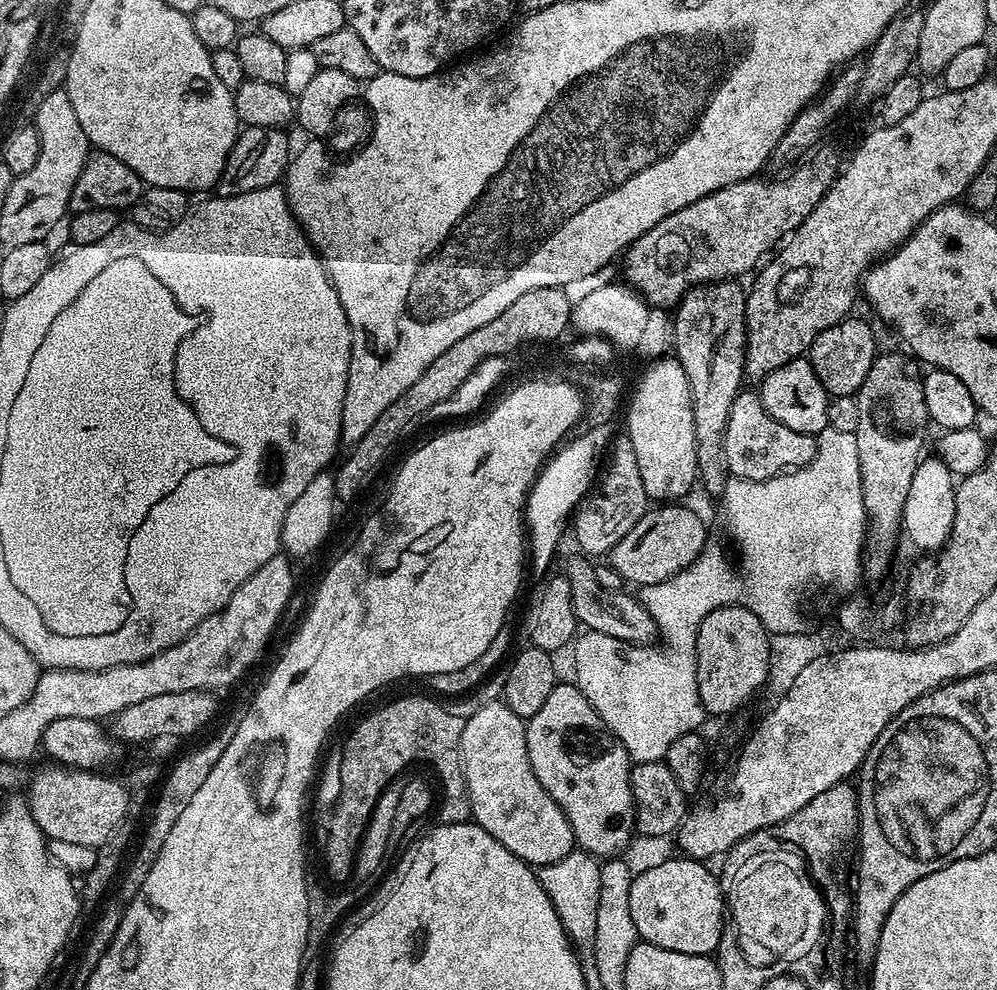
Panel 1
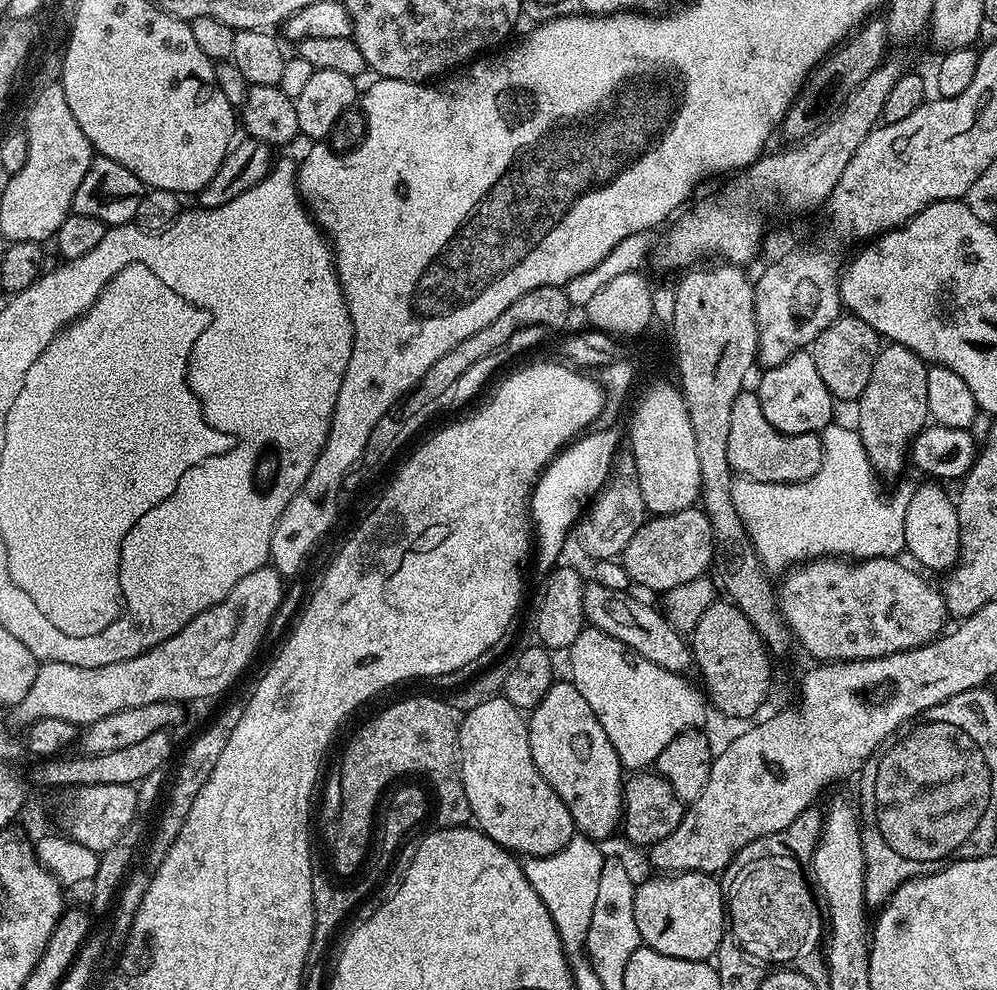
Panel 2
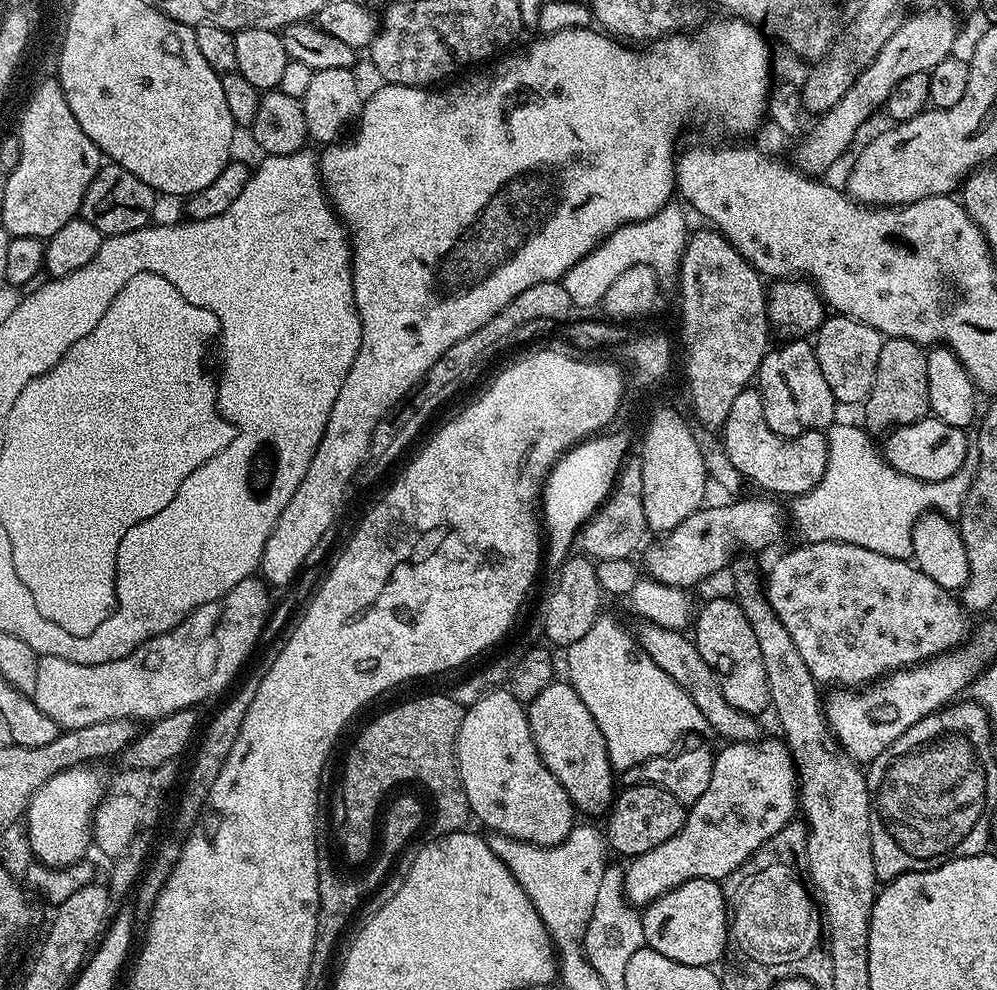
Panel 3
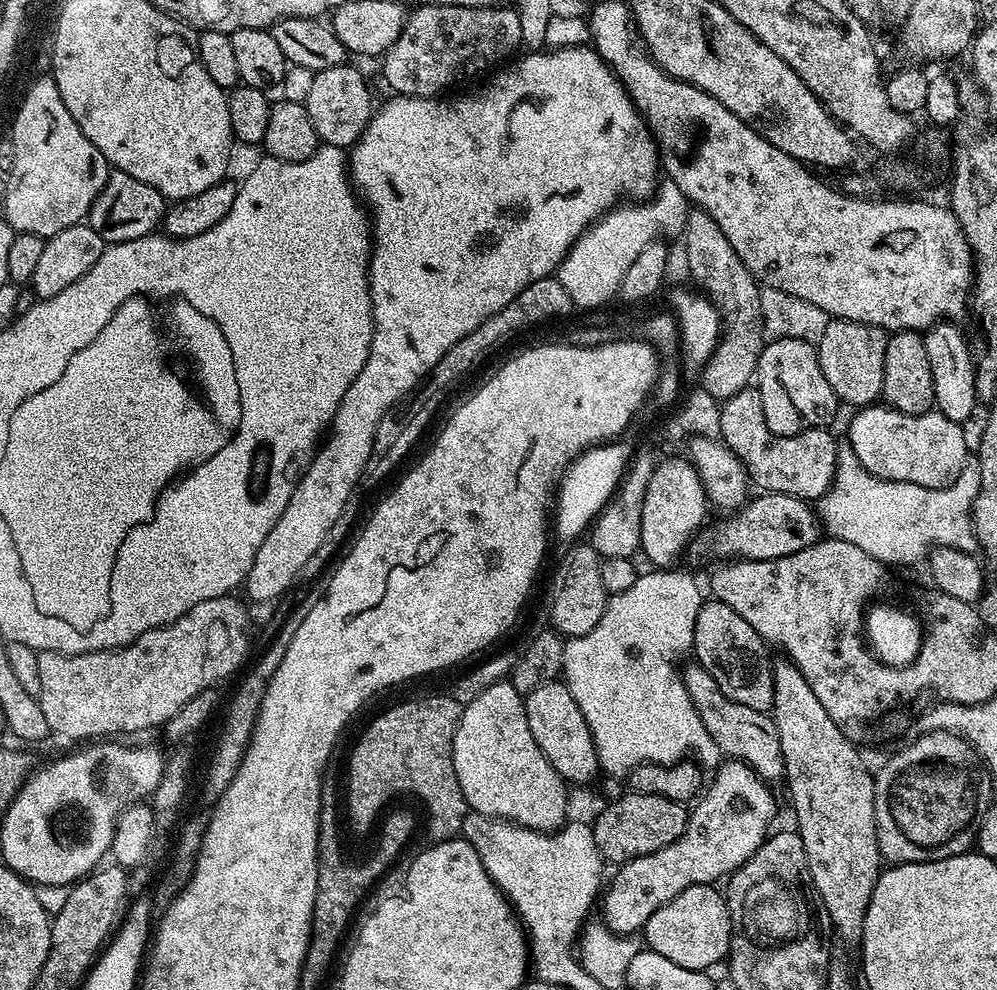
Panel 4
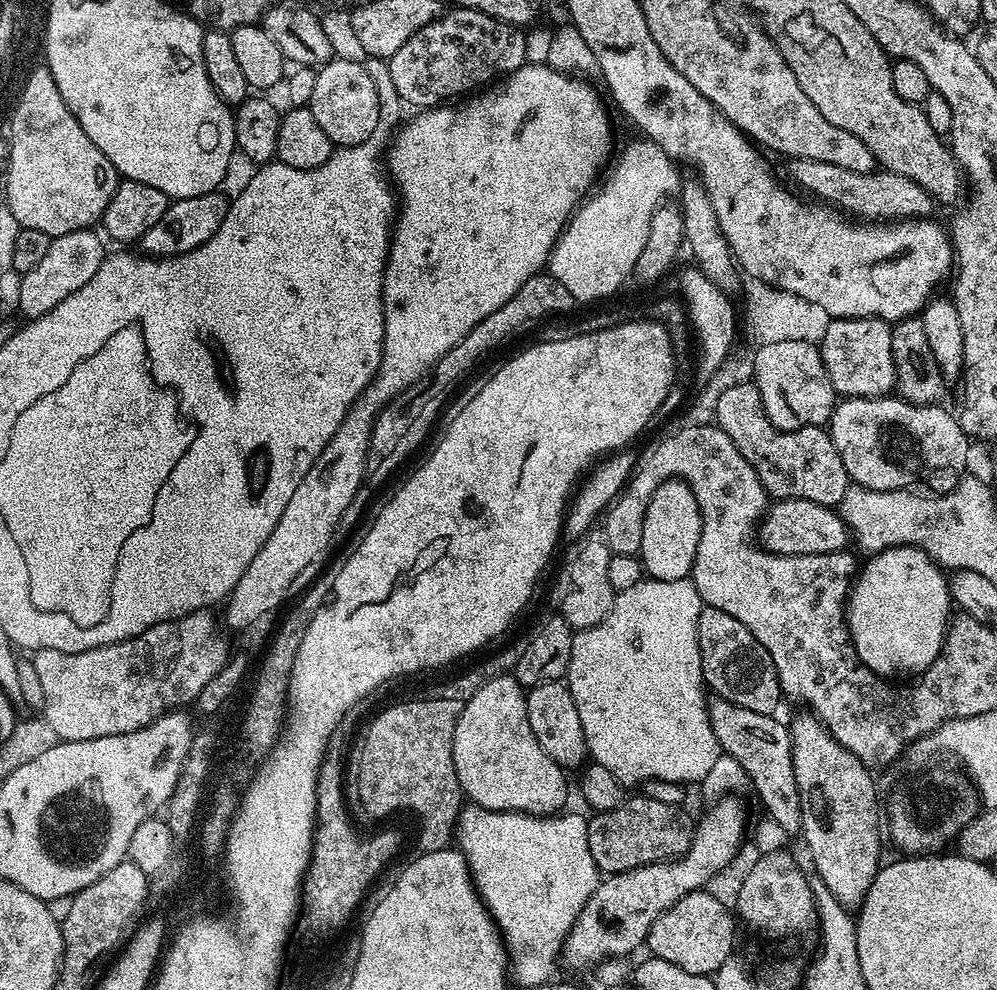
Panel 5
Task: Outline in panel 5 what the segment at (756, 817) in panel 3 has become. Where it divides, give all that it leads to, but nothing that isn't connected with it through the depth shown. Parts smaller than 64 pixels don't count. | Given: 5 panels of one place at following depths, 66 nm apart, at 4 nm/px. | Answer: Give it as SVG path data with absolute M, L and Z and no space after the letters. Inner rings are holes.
M729 794L717 799L711 805L713 808L695 825L692 833L692 844L685 850L684 855L677 856L674 860L659 860L653 864L638 866L634 870L605 875L596 885L590 902L586 902L582 914L578 914L570 934L564 940L563 963L568 963L572 968L589 968L589 970L592 970L606 960L628 958L628 955L639 944L641 947L647 941L650 926L654 926L658 917L666 910L670 910L670 906L674 906L674 902L686 898L686 894L691 892L707 889L710 878L731 862L738 854L741 845L745 843L744 827L748 824L748 812L744 809L744 804L739 798L739 795Z

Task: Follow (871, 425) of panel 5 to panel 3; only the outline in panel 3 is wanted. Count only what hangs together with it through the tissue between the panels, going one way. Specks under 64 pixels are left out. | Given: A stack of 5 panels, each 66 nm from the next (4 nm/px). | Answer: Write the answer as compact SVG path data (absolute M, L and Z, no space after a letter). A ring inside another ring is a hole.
M925 418L913 424L901 424L899 428L887 433L888 441L882 446L882 456L888 465L907 476L919 480L938 482L958 474L970 453L968 451L969 433L963 428L955 428L935 418Z

